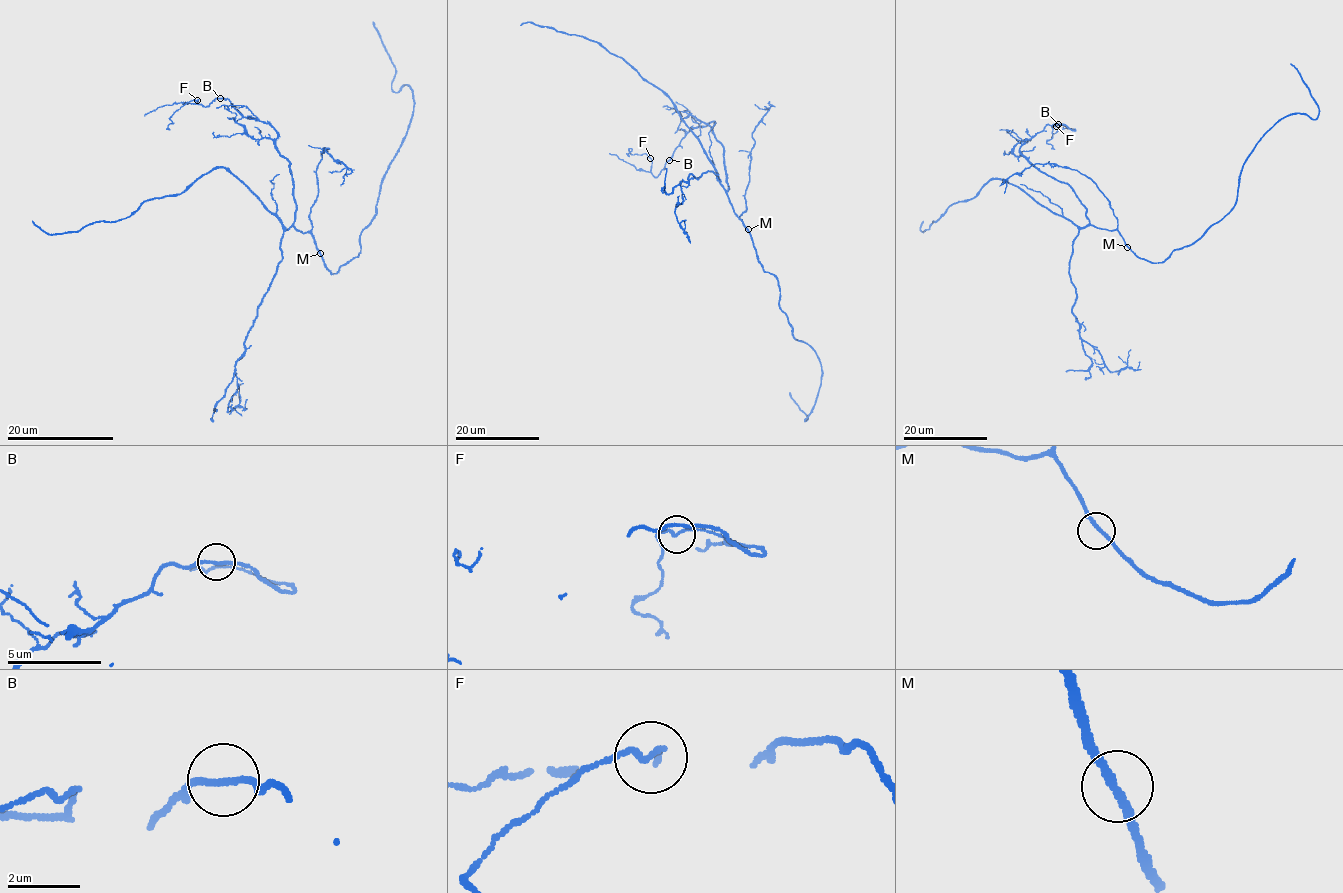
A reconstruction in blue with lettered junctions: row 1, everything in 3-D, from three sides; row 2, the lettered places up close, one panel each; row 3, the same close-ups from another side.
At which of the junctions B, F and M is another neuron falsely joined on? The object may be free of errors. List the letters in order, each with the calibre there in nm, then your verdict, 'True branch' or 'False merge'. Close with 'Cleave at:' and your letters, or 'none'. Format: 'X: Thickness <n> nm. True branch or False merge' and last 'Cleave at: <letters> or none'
B: Thickness 150 nm. True branch
F: Thickness 130 nm. True branch
M: Thickness 200 nm. True branch
Cleave at: none

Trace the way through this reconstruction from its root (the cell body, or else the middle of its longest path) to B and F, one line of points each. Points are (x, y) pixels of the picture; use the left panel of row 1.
B: (319, 252), (314, 237), (294, 225), (294, 180), (275, 145), (277, 131), (220, 98)
F: (319, 252), (294, 225), (294, 180), (277, 131), (226, 98), (197, 101)

